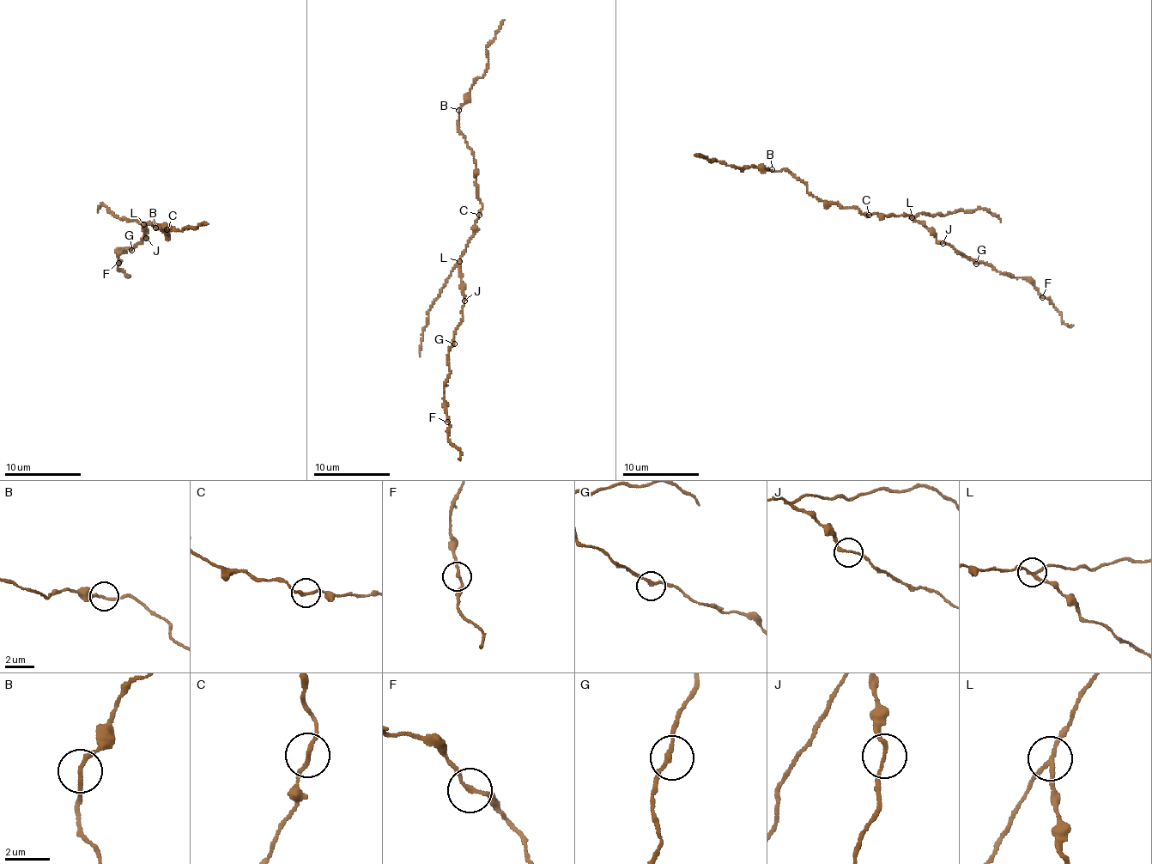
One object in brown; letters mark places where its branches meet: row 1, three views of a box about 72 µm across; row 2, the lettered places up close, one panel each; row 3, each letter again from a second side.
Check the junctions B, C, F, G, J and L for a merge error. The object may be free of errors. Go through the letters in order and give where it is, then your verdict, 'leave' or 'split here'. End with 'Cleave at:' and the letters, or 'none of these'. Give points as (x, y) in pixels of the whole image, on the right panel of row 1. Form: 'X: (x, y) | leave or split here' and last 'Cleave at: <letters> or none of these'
B: (772, 169) | leave
C: (869, 215) | leave
F: (1042, 297) | leave
G: (976, 264) | leave
J: (942, 243) | leave
L: (912, 217) | split here
Cleave at: L

